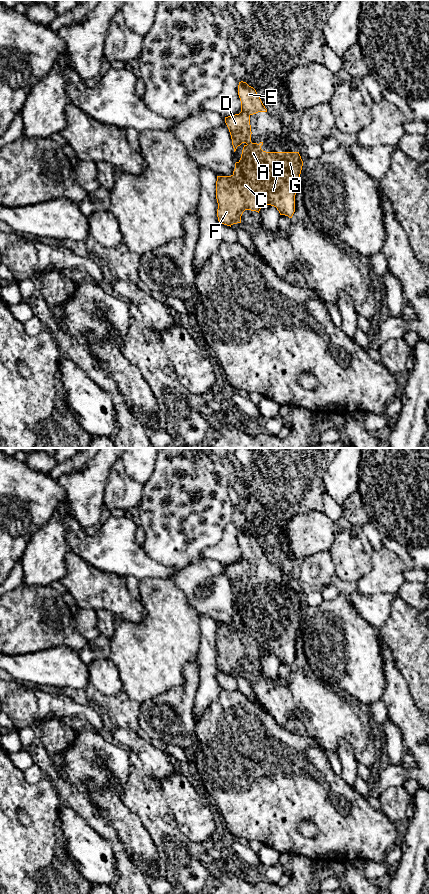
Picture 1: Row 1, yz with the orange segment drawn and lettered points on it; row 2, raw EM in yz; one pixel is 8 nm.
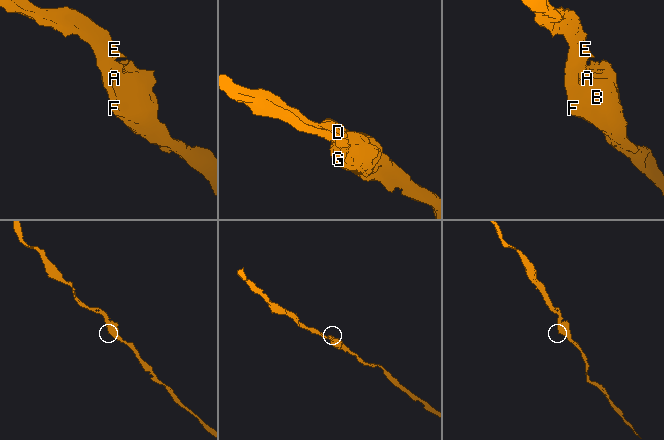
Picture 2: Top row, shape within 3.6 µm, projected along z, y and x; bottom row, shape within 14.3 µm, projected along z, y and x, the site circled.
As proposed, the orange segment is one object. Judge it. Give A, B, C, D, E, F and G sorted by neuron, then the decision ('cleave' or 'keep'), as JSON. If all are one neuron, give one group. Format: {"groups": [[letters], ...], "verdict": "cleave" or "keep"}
{"groups": [["A", "B", "C", "D", "E", "F", "G"]], "verdict": "keep"}

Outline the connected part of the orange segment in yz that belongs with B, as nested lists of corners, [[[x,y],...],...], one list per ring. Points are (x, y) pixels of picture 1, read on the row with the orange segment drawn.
[[[239,82],[238,95],[241,101],[241,112],[225,117],[229,129],[234,152],[244,143],[241,158],[235,163],[231,176],[217,176],[216,199],[218,203],[218,221],[232,226],[241,223],[241,216],[245,210],[256,211],[265,205],[277,208],[280,215],[292,218],[295,212],[296,186],[303,166],[299,152],[266,152],[261,149],[263,142],[251,142],[250,116],[258,112],[267,112],[256,90],[246,82]]]

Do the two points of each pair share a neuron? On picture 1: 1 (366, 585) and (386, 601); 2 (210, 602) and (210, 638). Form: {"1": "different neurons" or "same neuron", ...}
{"1": "different neurons", "2": "different neurons"}

